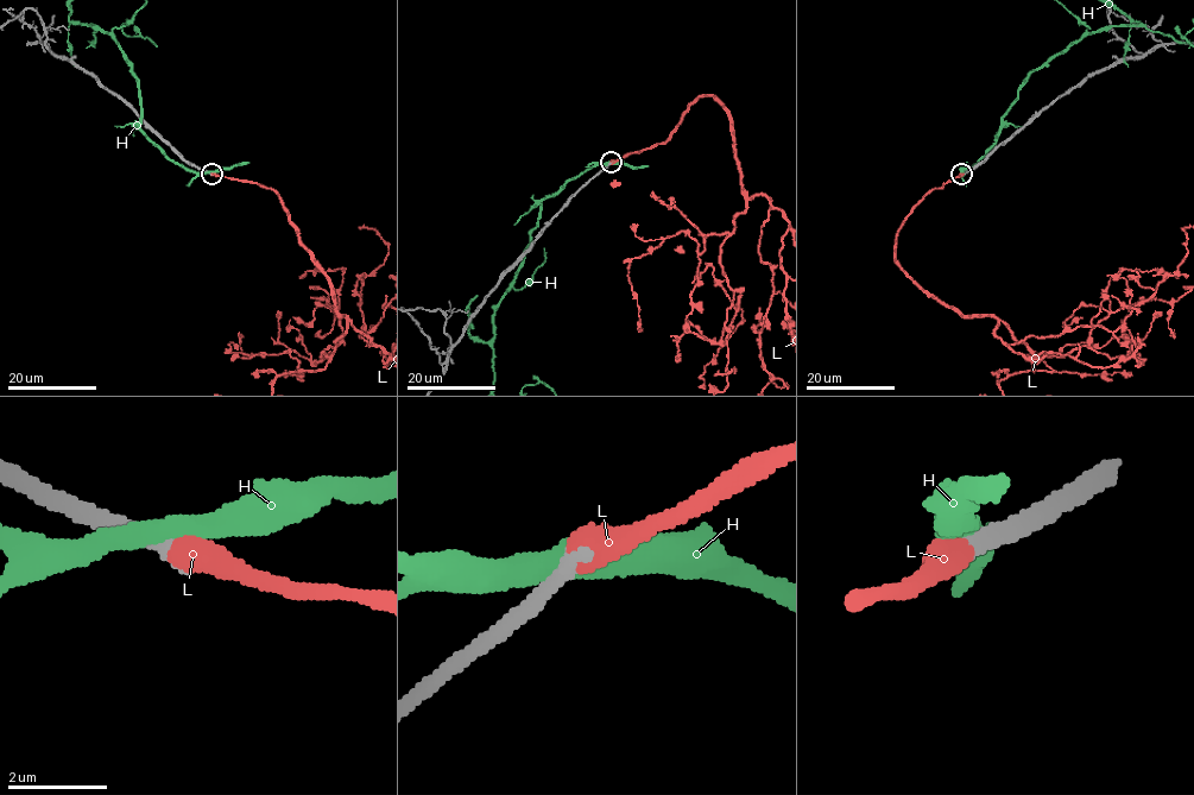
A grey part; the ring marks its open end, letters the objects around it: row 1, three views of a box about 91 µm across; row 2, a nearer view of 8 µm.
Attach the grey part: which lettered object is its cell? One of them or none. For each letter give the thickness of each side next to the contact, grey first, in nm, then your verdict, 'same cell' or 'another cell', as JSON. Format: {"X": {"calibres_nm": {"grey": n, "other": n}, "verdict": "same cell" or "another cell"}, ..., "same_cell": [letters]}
{"H": {"calibres_nm": {"grey": 440, "other": 480}, "verdict": "another cell"}, "L": {"calibres_nm": {"grey": 400, "other": 600}, "verdict": "same cell"}, "same_cell": ["L"]}

